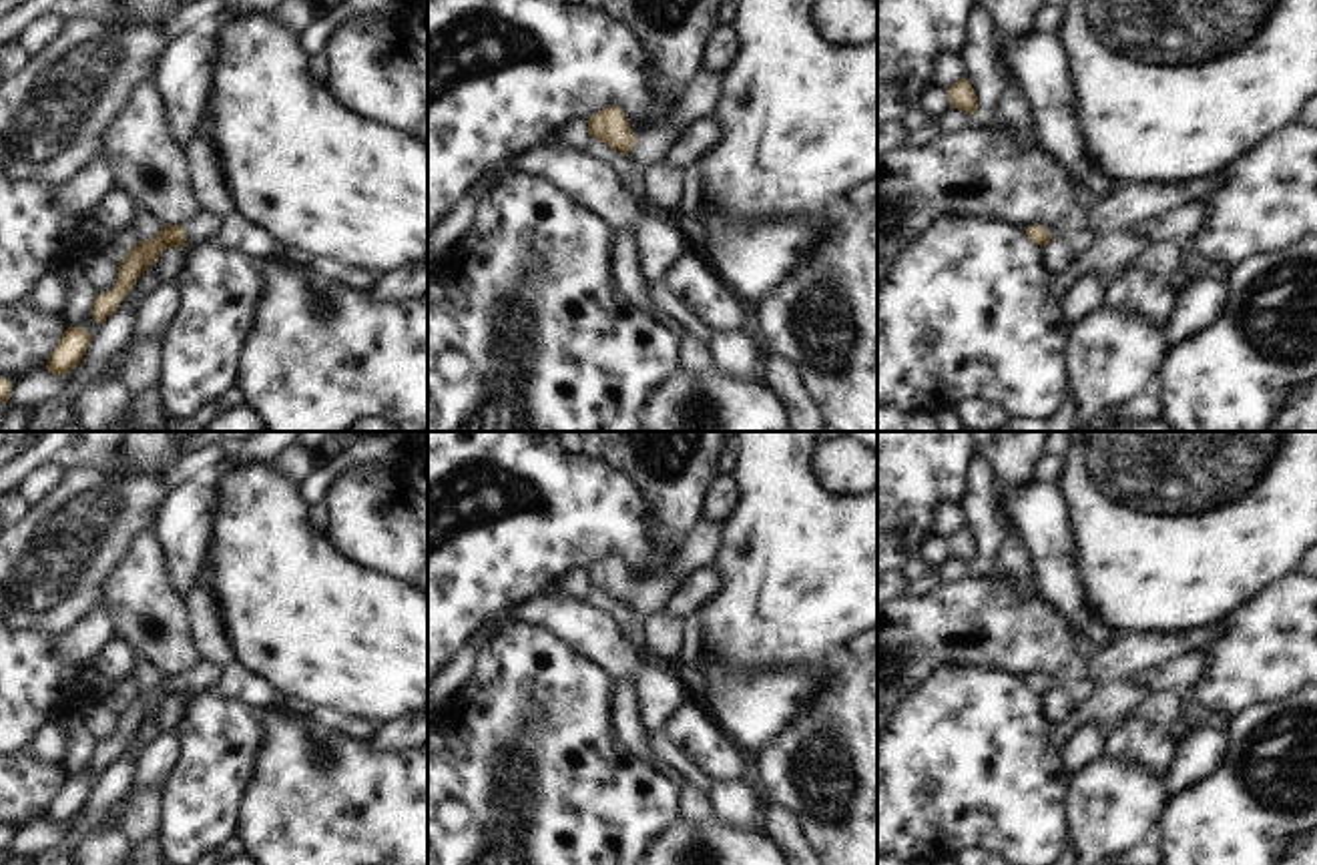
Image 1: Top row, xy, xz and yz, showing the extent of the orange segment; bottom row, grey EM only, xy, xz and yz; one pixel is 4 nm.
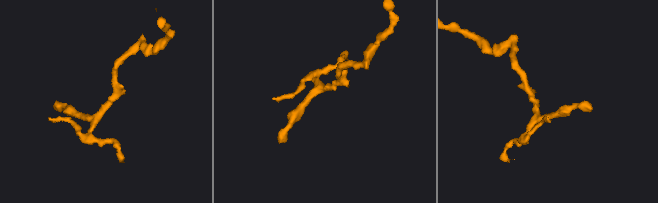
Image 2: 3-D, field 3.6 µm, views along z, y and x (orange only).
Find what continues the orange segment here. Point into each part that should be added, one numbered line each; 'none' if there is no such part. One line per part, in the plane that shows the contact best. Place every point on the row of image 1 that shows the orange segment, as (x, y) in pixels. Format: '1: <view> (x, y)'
1: xz (695, 101)

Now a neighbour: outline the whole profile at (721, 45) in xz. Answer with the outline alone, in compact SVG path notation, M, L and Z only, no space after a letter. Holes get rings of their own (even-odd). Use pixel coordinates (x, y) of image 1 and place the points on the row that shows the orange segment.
M717 24L705 40L701 68L707 72L725 72L737 54L737 34L731 24Z

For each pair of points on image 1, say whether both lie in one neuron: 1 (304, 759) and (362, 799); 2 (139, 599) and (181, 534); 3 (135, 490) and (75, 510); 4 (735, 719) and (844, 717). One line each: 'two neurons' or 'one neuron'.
1: one neuron
2: two neurons
3: one neuron
4: two neurons

